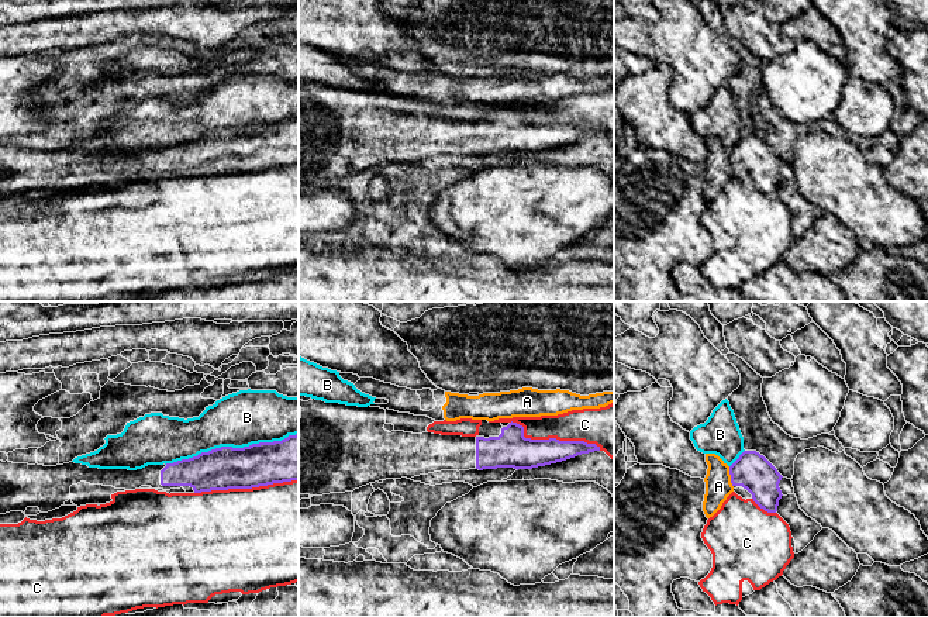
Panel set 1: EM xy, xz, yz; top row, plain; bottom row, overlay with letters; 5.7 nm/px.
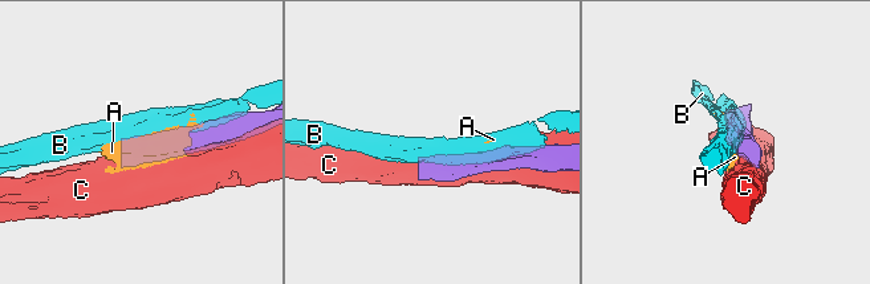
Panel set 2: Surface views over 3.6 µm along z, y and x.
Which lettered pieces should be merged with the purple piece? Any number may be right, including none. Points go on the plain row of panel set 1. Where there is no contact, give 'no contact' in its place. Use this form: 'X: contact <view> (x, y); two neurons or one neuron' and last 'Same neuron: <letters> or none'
A: contact yz (731, 161); two neurons
B: contact xy (231, 131); two neurons
C: contact xy (245, 172); two neurons
Same neuron: none

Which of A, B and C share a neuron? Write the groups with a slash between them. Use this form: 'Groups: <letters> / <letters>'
Groups: A / B / C

